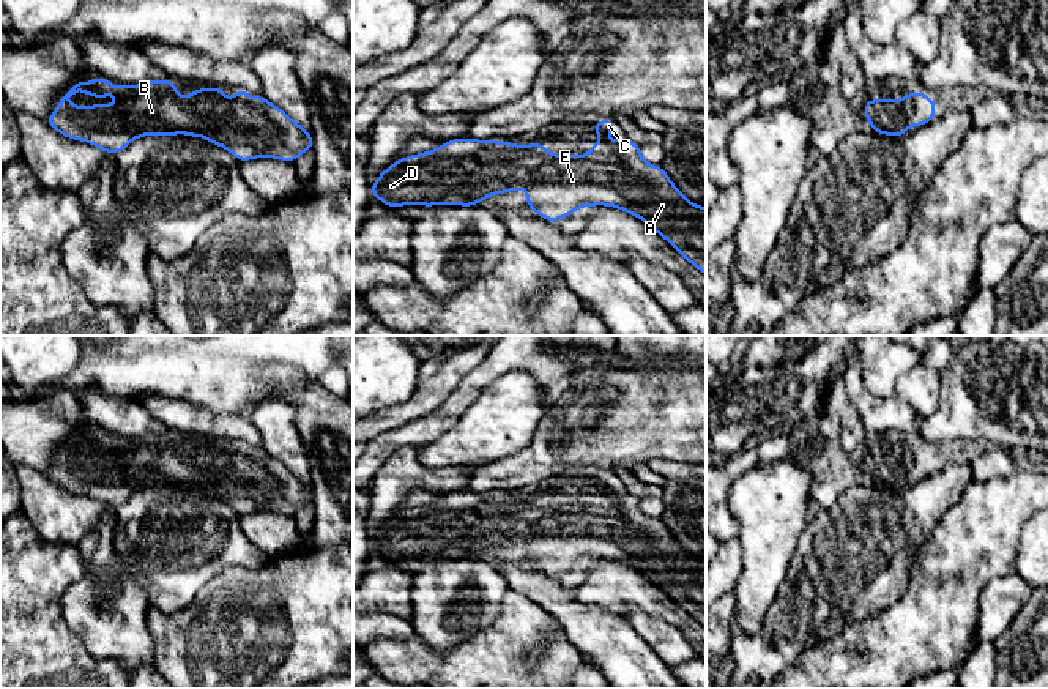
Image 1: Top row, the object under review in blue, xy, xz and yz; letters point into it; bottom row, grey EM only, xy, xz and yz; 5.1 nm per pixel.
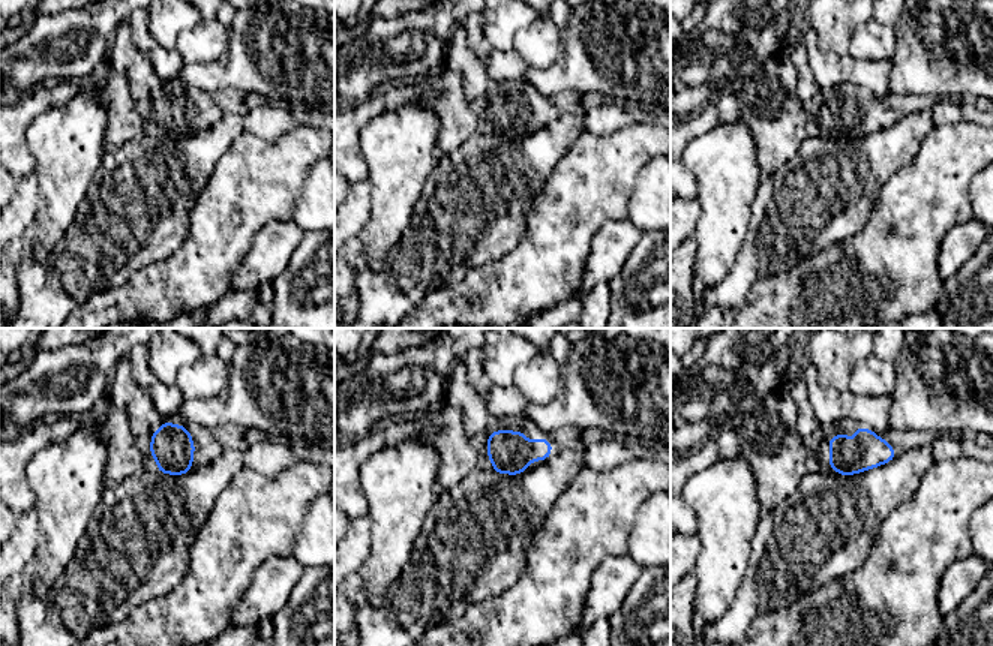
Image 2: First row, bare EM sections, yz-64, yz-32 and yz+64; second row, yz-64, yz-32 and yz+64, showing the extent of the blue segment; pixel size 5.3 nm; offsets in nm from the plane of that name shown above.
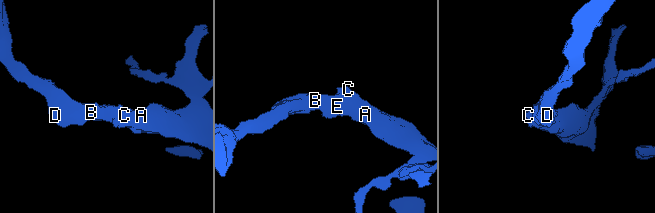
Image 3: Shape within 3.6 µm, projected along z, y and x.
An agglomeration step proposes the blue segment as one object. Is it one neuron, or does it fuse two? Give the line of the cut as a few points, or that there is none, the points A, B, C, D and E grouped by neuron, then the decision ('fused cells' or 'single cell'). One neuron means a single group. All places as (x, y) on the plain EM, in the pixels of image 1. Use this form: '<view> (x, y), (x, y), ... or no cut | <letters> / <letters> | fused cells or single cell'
no cut | A B C D E | single cell

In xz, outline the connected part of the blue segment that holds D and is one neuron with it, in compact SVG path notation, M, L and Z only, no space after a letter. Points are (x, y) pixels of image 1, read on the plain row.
M457 490L437 503L405 509L383 523L370 549L388 561L402 558L474 560L492 547L526 541L526 561L548 575L567 571L586 558L608 558L640 571L665 591L684 612L706 629L706 560L697 560L671 536L662 519L648 517L640 498L627 490L593 495L586 509L550 506L544 497L512 498L507 492L492 495Z

